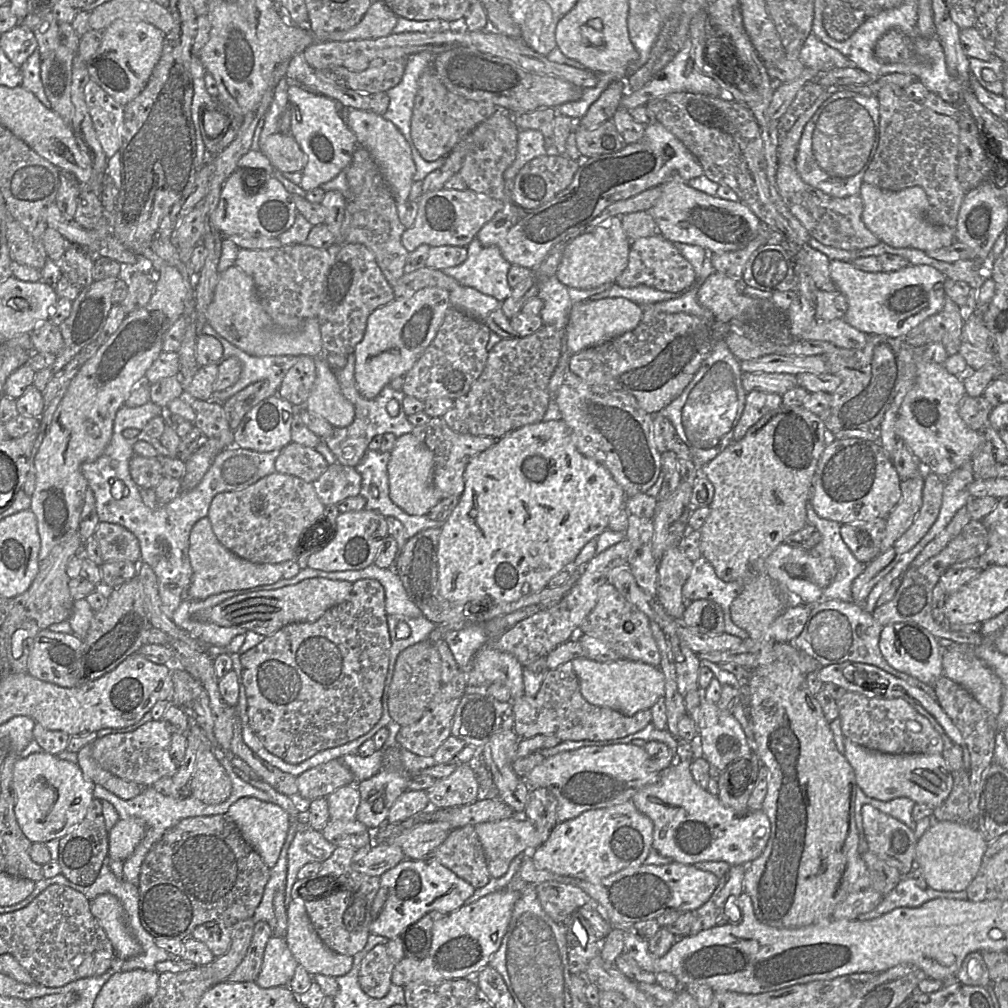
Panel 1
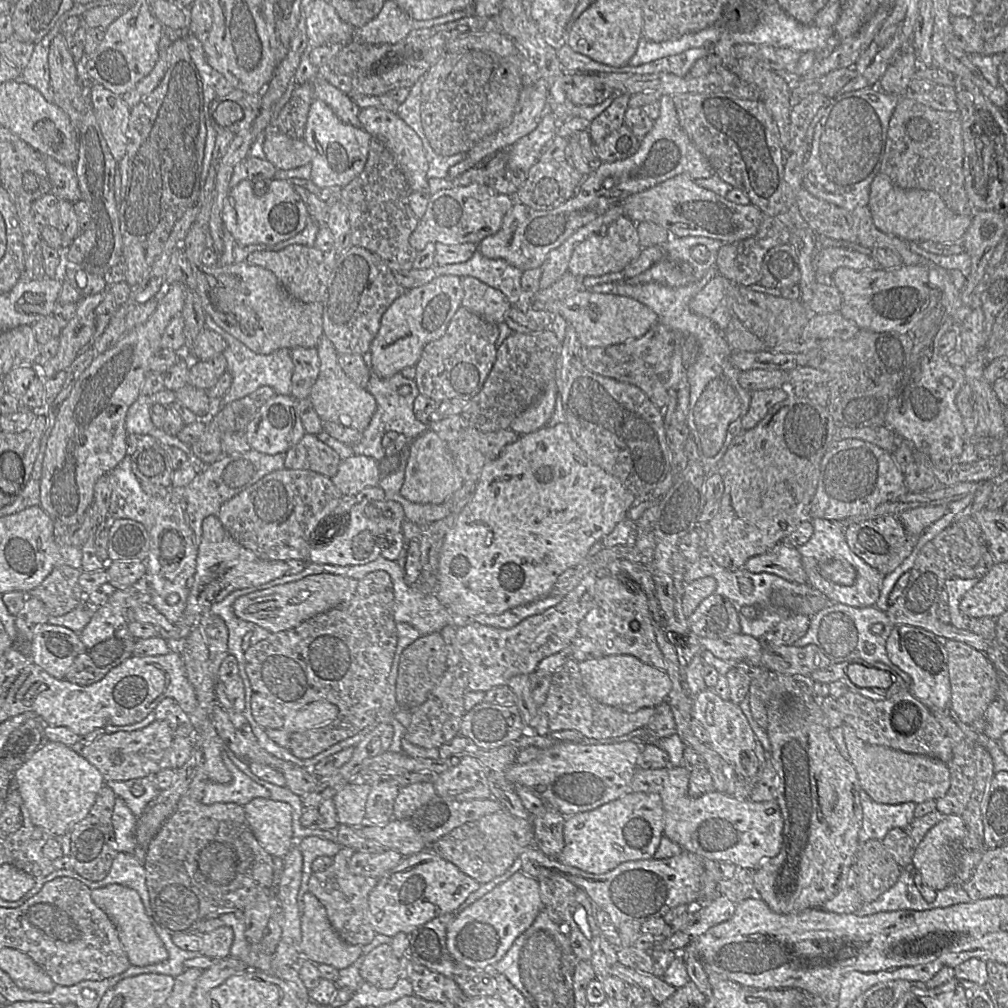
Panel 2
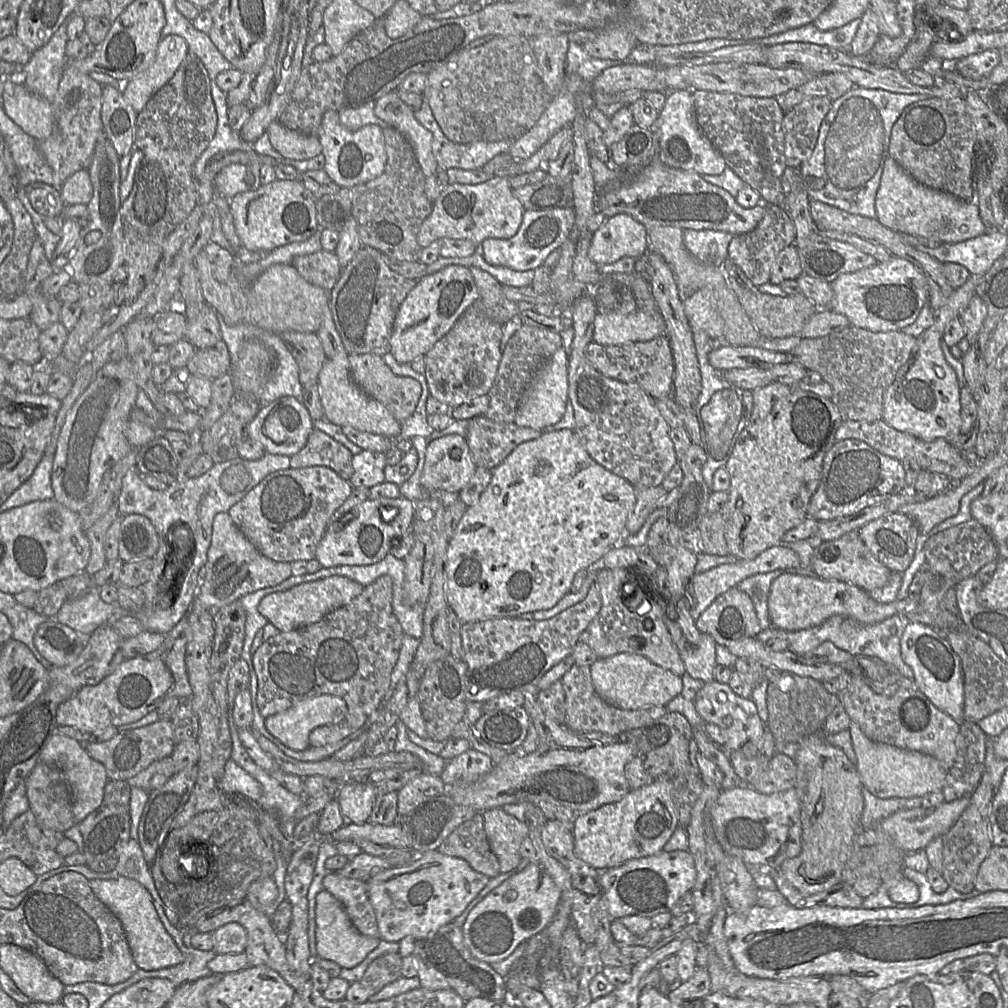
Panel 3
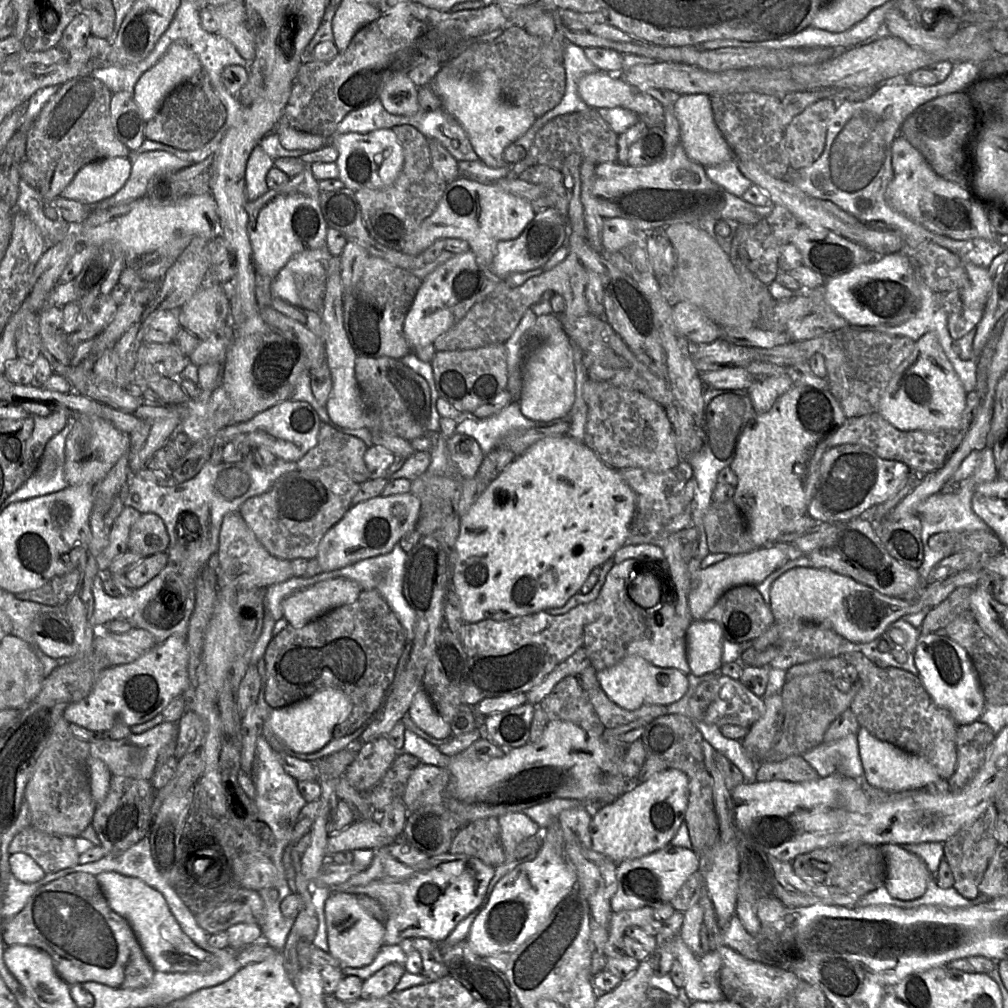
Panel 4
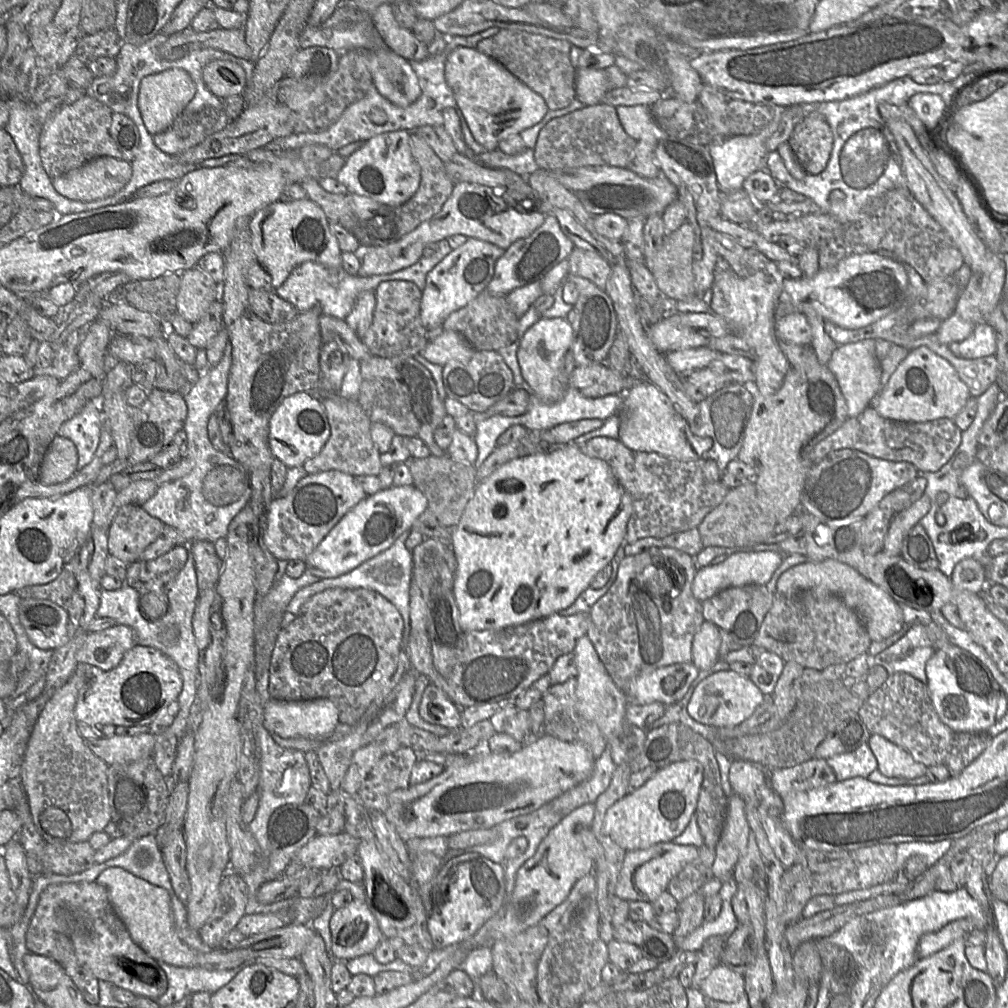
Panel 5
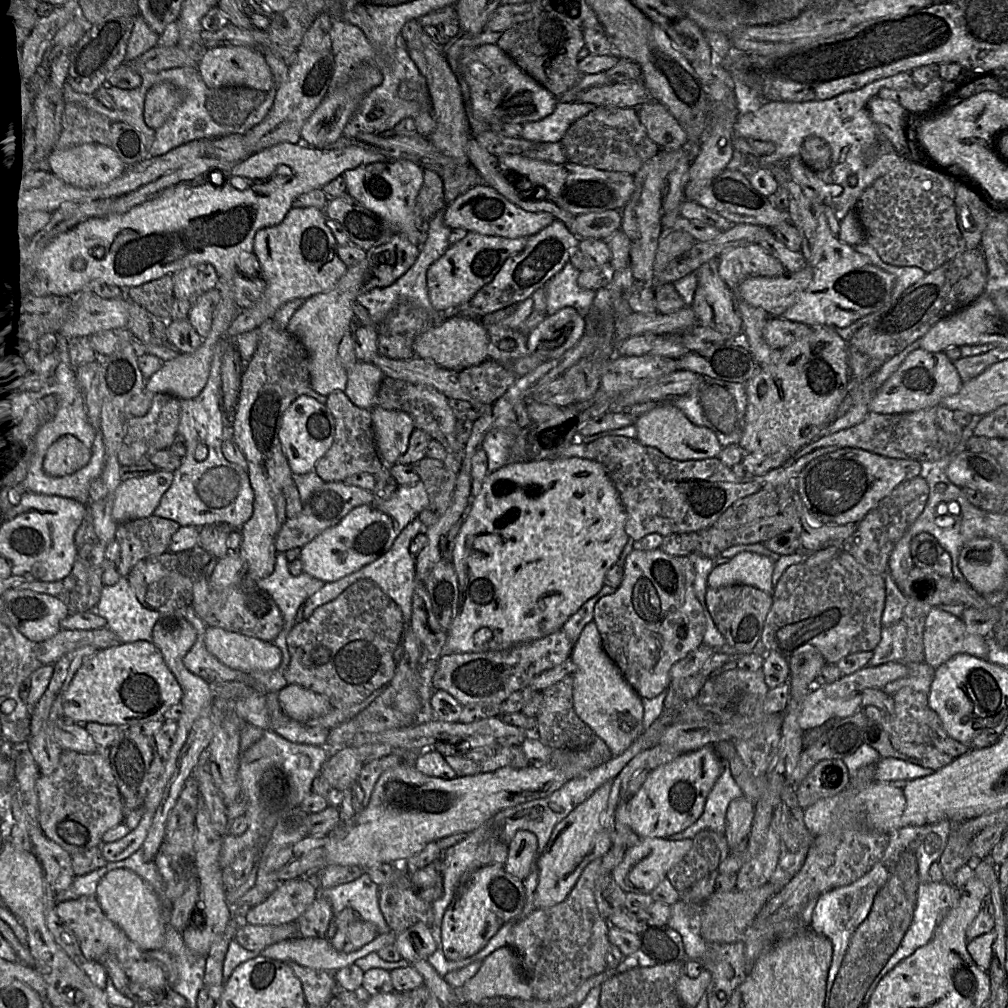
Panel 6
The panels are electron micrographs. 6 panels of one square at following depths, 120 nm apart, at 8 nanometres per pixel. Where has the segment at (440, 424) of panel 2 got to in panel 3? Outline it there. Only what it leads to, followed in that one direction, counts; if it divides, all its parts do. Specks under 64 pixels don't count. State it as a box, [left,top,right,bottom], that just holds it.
[465,415,544,469]

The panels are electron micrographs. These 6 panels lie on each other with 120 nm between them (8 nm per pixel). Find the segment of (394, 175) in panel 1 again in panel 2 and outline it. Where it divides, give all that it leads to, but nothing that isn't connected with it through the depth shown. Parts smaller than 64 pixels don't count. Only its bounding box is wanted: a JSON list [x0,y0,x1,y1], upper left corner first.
[358,107,429,192]

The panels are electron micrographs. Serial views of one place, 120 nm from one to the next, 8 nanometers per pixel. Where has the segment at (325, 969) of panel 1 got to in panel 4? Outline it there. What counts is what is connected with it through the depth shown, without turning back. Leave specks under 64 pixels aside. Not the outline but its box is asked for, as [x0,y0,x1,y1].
[325,889,384,968]

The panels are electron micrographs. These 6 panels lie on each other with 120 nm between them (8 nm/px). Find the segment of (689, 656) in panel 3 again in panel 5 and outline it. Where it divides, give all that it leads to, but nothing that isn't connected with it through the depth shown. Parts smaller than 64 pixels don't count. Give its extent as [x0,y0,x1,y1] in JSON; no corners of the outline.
[692,620,719,670]

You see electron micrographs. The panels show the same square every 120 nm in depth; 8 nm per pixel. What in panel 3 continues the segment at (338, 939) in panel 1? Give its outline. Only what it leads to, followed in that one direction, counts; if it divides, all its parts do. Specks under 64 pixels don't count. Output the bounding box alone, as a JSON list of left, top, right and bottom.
[323,872,380,939]

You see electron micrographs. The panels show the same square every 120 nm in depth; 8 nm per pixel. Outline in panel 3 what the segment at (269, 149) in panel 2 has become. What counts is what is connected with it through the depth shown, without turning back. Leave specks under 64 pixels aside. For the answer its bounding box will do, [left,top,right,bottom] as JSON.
[266,120,322,160]

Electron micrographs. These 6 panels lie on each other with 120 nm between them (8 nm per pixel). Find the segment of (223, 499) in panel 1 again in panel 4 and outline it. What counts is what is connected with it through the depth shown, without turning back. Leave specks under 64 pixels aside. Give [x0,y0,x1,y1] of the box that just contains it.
[238,467,359,559]

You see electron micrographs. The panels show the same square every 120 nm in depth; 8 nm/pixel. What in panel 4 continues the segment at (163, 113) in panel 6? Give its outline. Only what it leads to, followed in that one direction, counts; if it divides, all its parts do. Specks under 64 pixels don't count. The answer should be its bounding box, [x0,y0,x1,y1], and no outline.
[133,43,201,123]

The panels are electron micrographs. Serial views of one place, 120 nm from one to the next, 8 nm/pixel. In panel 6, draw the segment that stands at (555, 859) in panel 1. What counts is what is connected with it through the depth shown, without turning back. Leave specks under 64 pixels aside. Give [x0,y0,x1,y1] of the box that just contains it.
[615,745,723,839]

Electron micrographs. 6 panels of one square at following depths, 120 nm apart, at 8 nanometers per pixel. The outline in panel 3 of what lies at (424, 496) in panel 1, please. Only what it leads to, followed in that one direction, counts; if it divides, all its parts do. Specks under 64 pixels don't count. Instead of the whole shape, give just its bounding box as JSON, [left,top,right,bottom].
[420,434,475,493]

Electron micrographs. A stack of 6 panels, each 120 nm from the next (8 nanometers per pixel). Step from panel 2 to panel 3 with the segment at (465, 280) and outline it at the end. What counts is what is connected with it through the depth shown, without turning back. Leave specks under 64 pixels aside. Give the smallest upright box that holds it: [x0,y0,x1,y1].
[470,267,519,324]

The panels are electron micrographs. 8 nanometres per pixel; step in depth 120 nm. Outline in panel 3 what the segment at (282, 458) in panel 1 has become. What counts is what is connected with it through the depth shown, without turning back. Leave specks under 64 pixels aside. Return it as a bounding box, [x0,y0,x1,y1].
[290,429,354,481]

